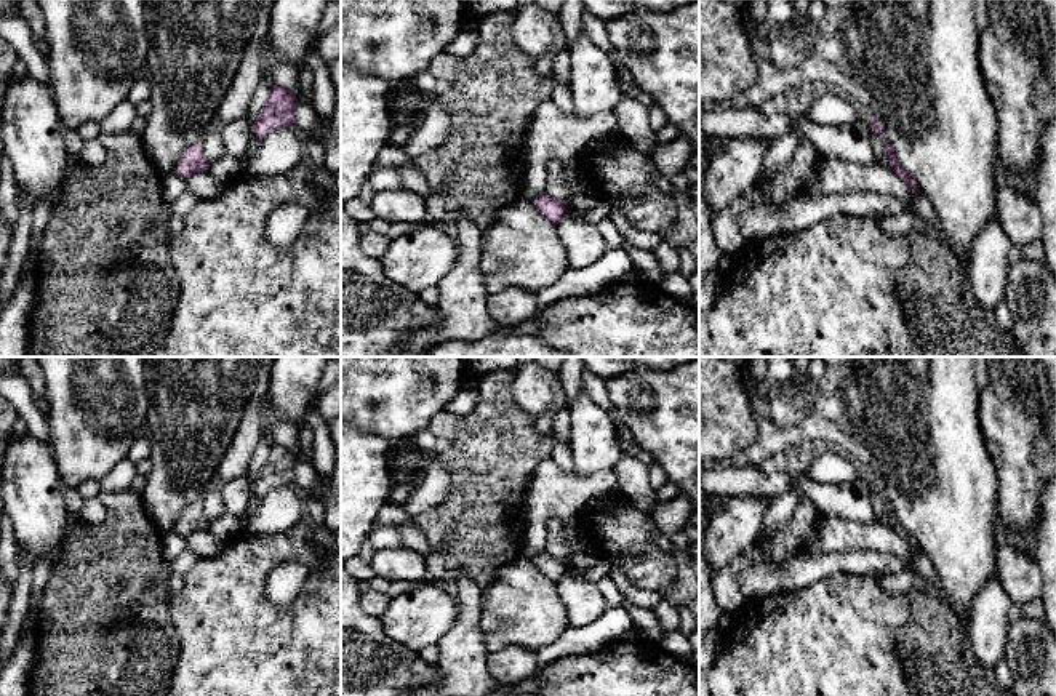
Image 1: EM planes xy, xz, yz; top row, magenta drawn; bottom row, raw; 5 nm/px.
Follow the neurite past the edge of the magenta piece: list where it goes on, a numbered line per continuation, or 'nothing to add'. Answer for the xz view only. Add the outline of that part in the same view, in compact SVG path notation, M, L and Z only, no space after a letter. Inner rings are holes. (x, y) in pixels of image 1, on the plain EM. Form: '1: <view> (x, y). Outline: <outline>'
nothing to add

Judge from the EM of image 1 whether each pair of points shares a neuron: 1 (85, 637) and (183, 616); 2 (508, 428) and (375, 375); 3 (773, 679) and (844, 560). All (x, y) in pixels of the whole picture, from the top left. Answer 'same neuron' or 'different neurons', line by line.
1: different neurons
2: different neurons
3: different neurons

